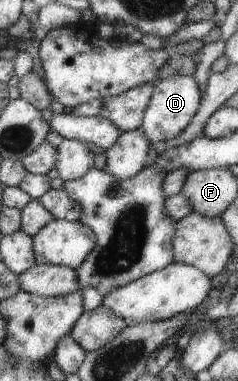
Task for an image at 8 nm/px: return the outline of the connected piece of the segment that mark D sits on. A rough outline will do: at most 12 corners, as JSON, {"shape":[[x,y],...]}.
{"shape":[[193,75],[154,83],[140,128],[152,144],[189,127],[201,92]]}

